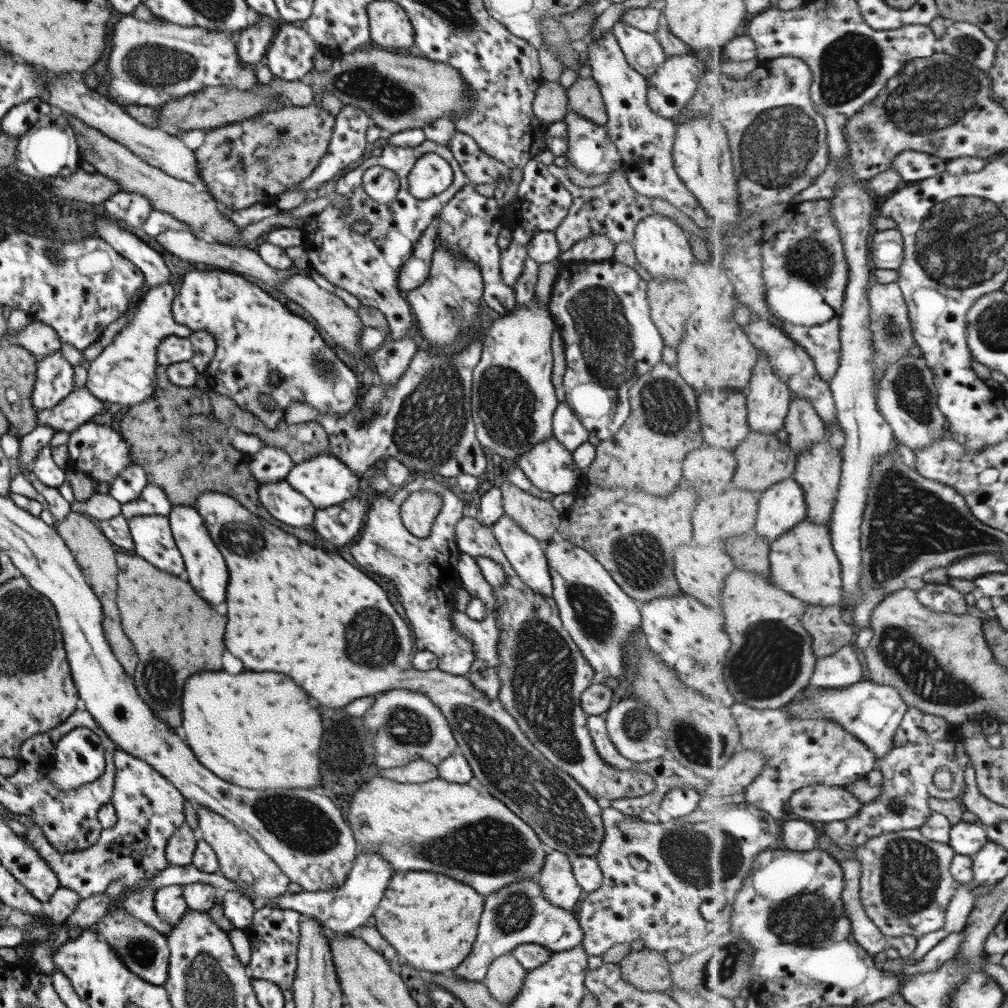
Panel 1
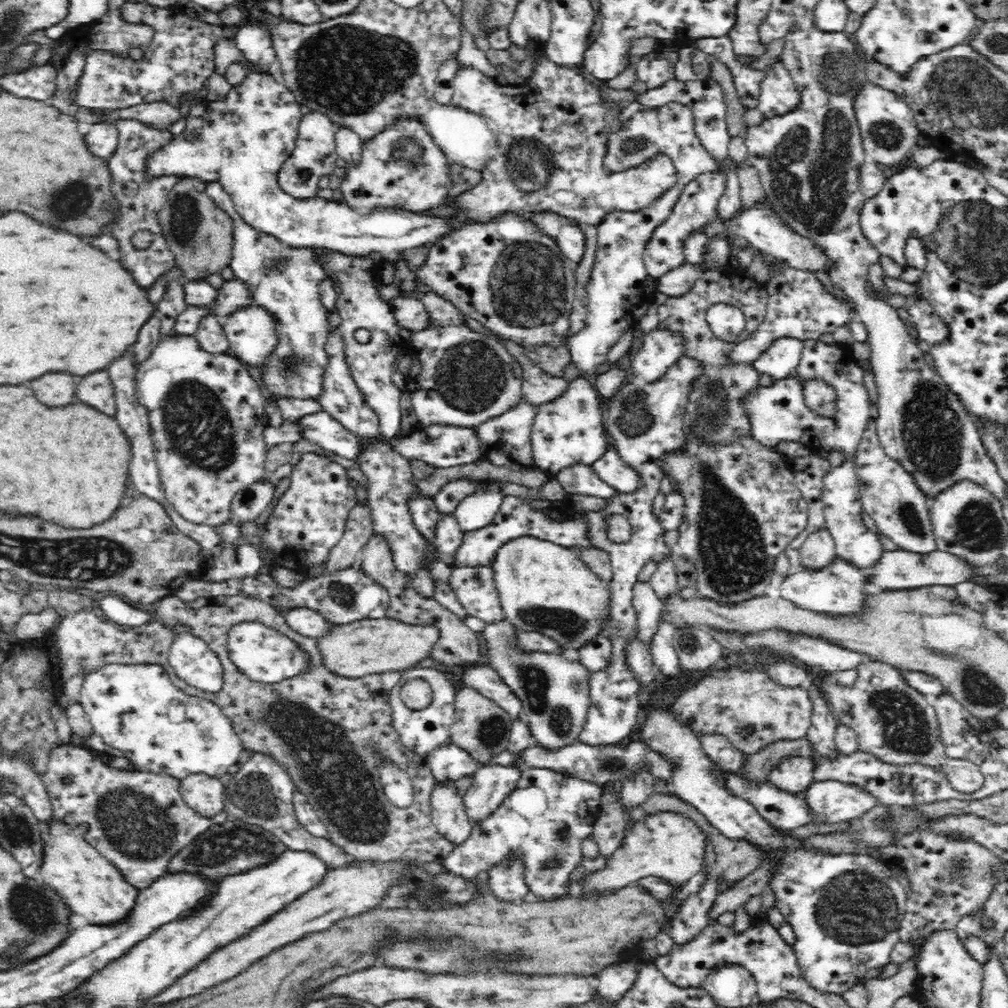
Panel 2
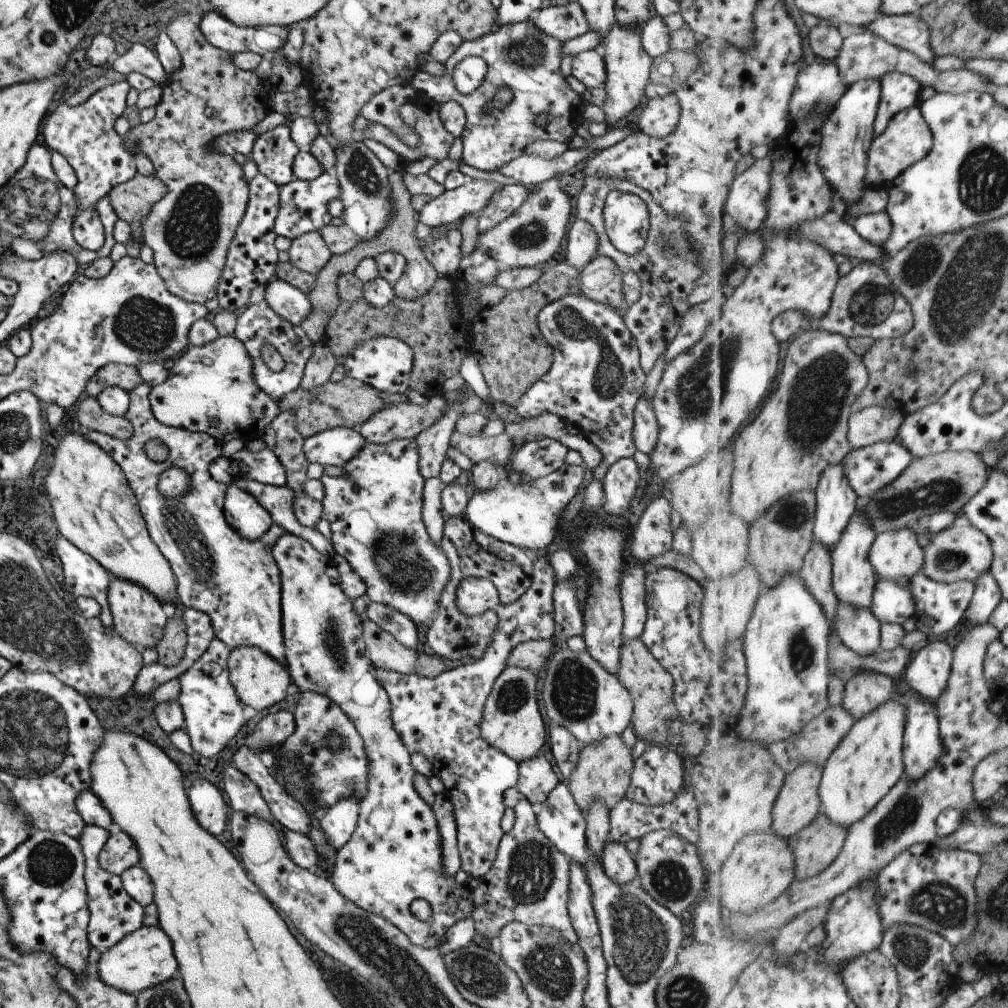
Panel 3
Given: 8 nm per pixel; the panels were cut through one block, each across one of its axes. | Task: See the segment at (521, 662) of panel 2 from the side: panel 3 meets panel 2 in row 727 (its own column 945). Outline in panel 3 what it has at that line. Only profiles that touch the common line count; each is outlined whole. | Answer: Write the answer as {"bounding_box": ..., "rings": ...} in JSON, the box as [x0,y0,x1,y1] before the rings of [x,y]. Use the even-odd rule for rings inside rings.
{"bounding_box":[923,516,994,583],"rings":[[[959,516],[956,522],[932,537],[923,544],[926,563],[923,572],[930,580],[939,583],[955,583],[958,581],[975,582],[993,567],[994,546],[985,533],[970,523],[967,516]]]}

